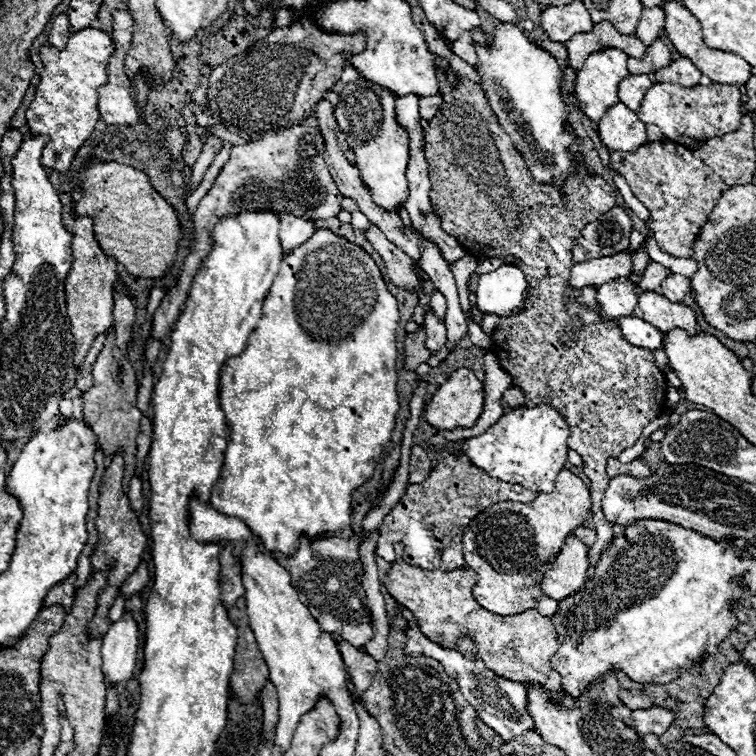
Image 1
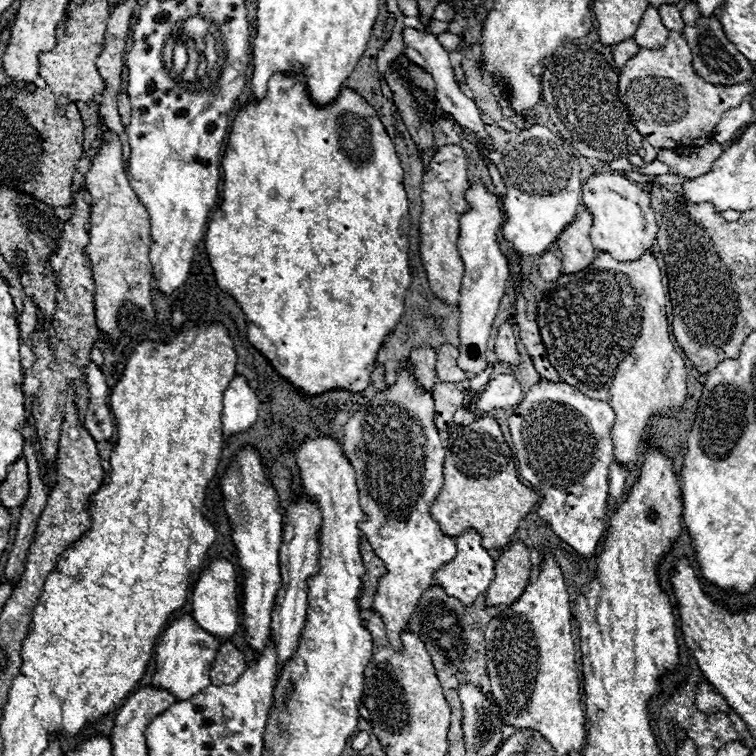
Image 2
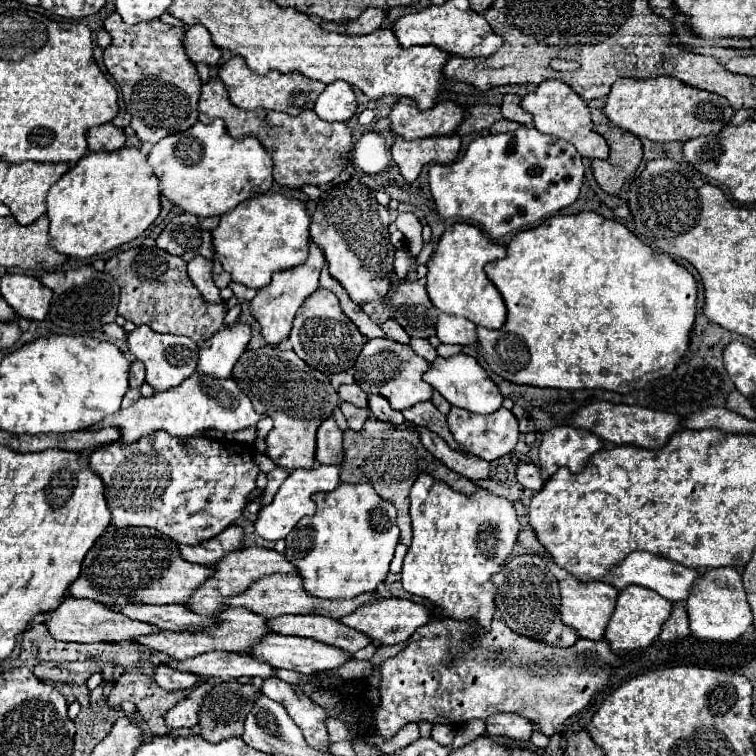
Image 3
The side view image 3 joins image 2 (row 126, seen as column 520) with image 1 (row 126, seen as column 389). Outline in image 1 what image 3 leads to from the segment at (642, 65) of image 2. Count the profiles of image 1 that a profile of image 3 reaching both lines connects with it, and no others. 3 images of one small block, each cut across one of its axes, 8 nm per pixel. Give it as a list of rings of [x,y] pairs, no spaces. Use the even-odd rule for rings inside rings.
[[[652,84],[648,88],[640,110],[636,112],[644,124],[656,124],[662,128],[668,140],[678,140],[680,134],[686,134],[694,140],[722,136],[740,128],[740,120],[744,116],[742,94],[736,86],[726,84],[708,84],[682,88],[680,84]]]

